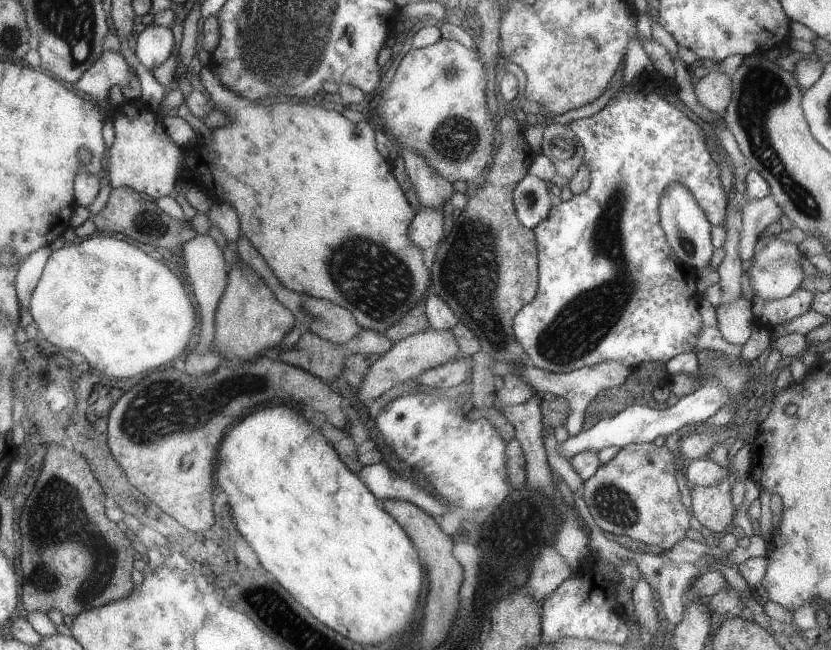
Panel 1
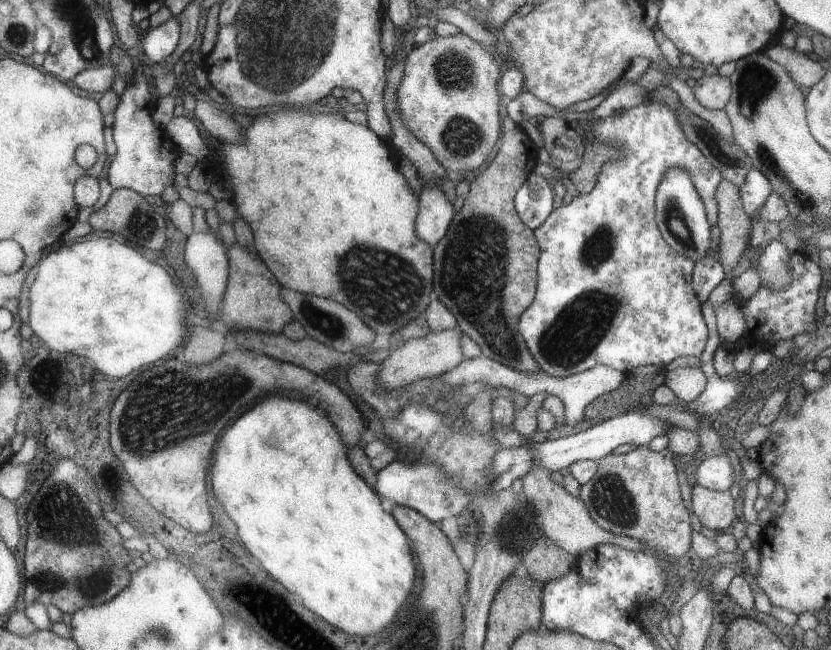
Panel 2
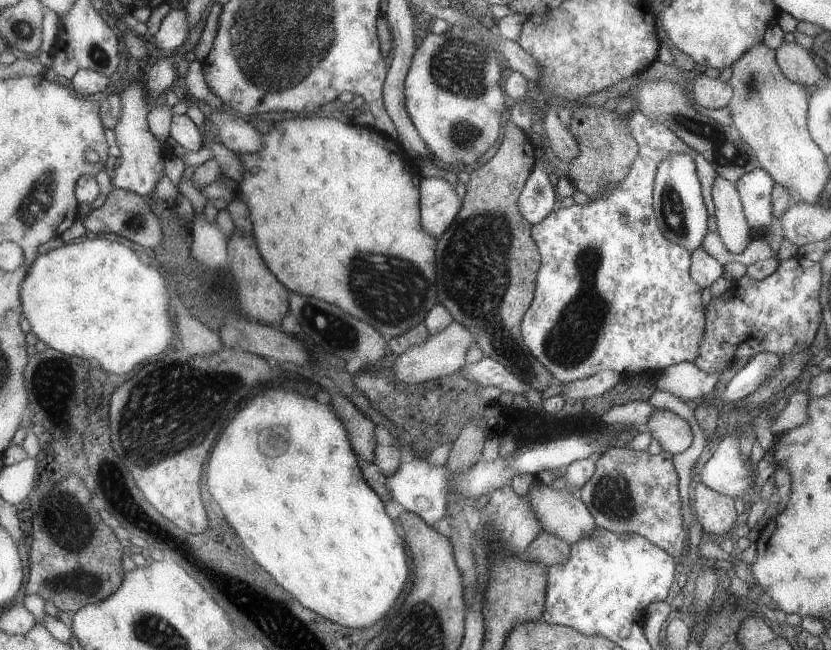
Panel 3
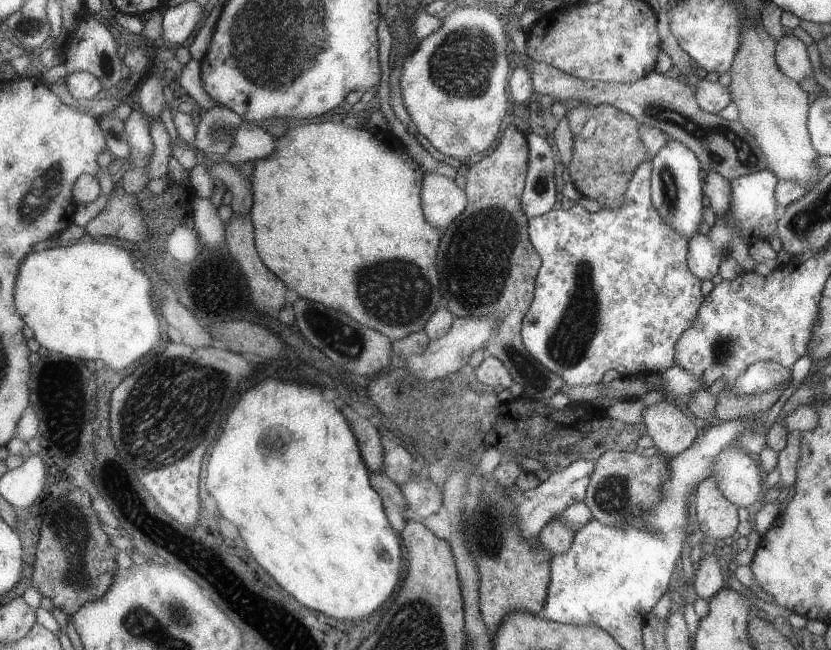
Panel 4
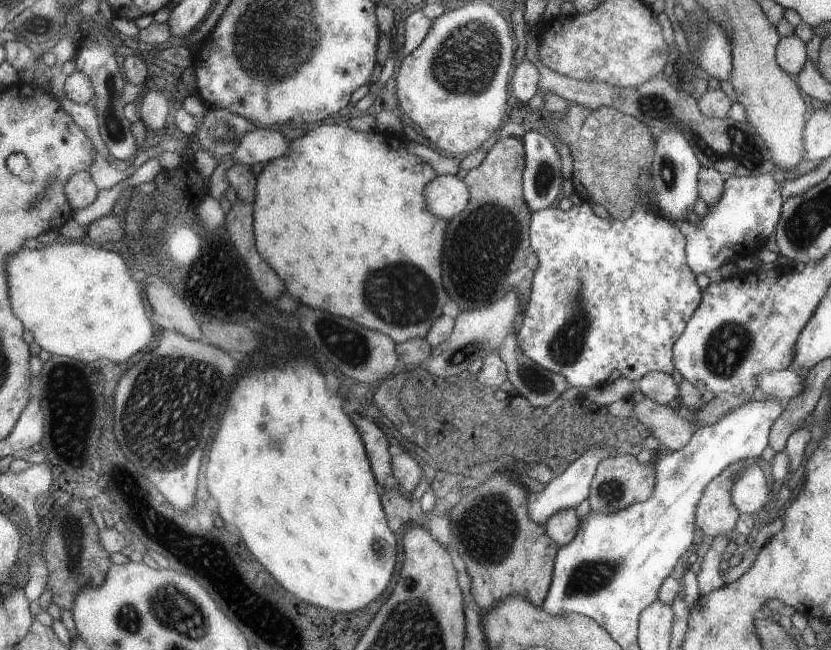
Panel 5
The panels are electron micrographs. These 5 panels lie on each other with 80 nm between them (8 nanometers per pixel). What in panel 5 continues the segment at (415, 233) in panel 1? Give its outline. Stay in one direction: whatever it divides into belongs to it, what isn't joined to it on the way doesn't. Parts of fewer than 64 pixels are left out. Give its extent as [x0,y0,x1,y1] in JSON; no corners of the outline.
[426,175,469,220]

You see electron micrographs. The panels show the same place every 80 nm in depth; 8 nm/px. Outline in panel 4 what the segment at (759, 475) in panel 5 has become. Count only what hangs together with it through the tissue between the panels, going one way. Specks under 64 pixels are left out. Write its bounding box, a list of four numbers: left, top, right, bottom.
[711,447,763,509]

